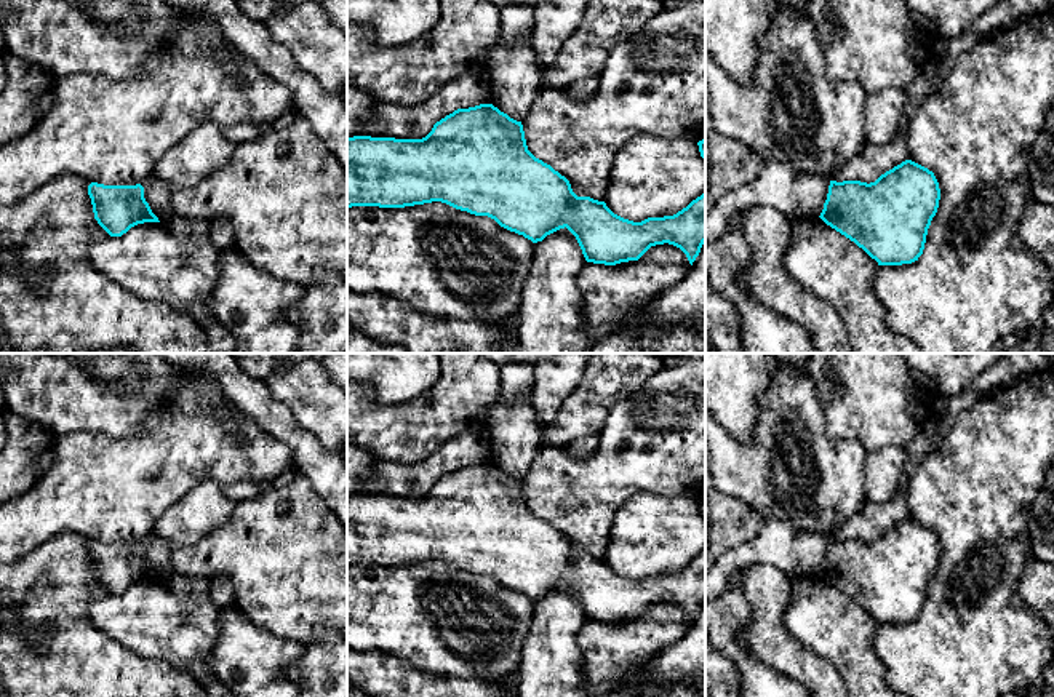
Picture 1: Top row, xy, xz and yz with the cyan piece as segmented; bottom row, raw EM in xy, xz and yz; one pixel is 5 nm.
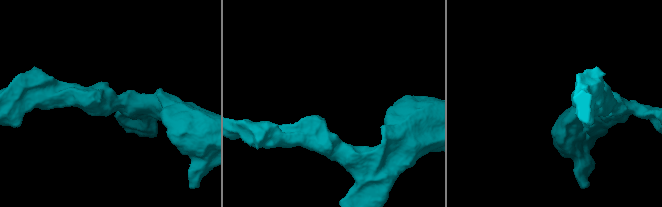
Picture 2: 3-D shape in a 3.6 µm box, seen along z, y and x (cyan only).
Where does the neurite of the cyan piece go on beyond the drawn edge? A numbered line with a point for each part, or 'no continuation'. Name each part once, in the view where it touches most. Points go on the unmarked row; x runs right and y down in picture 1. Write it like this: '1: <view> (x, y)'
no continuation

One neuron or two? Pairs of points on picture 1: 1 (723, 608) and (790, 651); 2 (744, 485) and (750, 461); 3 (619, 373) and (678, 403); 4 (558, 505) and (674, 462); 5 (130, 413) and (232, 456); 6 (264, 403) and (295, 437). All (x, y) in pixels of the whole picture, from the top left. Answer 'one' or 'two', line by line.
1: two
2: one
3: two
4: one
5: two
6: one

